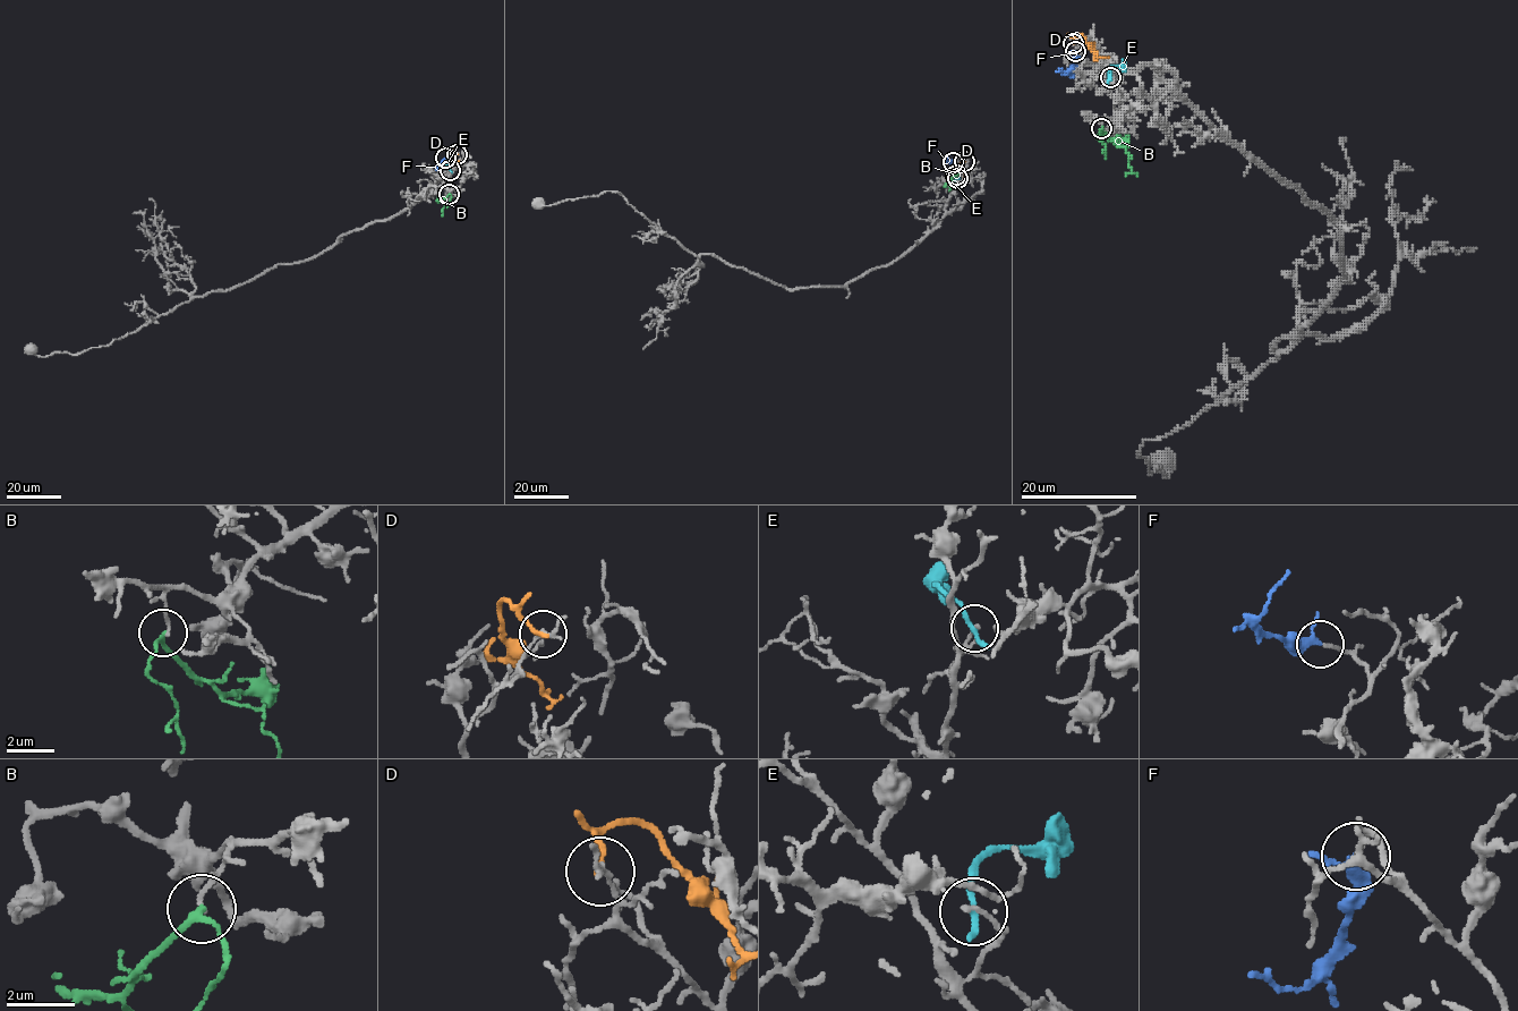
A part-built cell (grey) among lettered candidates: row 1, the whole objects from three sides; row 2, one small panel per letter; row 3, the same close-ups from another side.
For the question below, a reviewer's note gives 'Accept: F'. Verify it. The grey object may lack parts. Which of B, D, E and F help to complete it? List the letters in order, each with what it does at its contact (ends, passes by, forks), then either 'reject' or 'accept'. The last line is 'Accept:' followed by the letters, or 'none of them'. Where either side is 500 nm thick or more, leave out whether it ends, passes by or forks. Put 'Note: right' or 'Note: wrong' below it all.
B: it passes by | reject
D: it ends | reject
E: it ends | reject
F: it passes by | accept
Accept: F
Note: right

